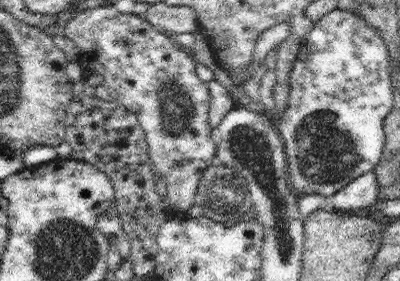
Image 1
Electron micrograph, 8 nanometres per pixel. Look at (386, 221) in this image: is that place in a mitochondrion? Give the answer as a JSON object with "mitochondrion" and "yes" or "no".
{"mitochondrion":"no"}

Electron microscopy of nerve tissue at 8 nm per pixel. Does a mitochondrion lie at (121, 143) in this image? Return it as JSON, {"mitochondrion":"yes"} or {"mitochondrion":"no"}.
{"mitochondrion":"no"}

